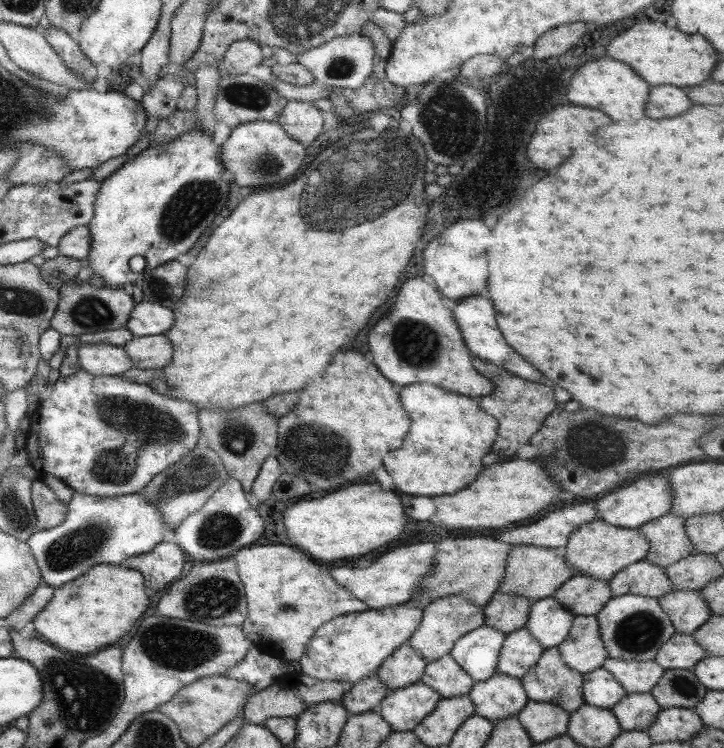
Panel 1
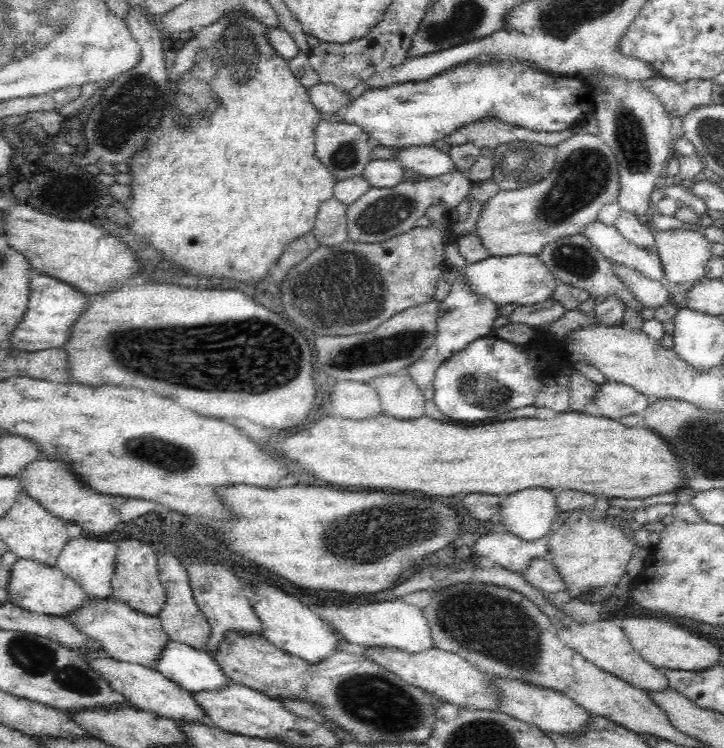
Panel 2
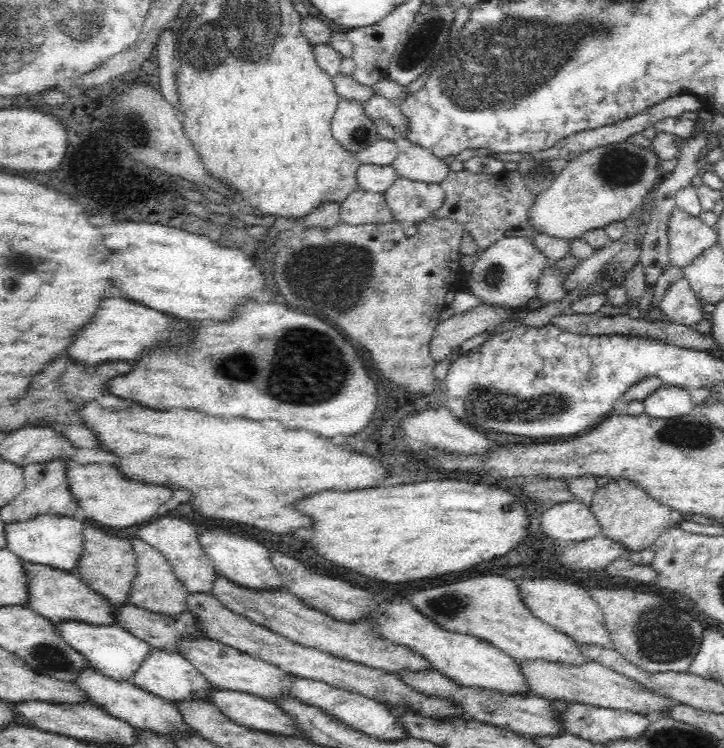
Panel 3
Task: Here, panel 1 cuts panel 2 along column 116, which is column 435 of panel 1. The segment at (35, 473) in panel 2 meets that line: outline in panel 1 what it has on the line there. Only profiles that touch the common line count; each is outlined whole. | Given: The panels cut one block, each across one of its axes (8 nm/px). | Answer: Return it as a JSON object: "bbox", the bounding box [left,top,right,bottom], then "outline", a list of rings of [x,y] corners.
{"bbox":[429,460,562,529],"outline":[[[511,460],[503,464],[491,464],[467,488],[451,496],[431,498],[437,510],[429,522],[447,528],[496,529],[511,522],[531,518],[549,505],[549,502],[555,501],[561,491],[562,488],[558,487],[535,462]]]}

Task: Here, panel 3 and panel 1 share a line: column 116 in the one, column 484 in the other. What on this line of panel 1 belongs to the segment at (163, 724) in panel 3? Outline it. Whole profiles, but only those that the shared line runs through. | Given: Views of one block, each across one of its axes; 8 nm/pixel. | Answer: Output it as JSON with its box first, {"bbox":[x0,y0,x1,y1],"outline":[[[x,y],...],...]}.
{"bbox":[468,673,528,723],"outline":[[[495,673],[483,681],[473,683],[468,692],[474,714],[491,723],[516,715],[528,701],[520,679]]]}

